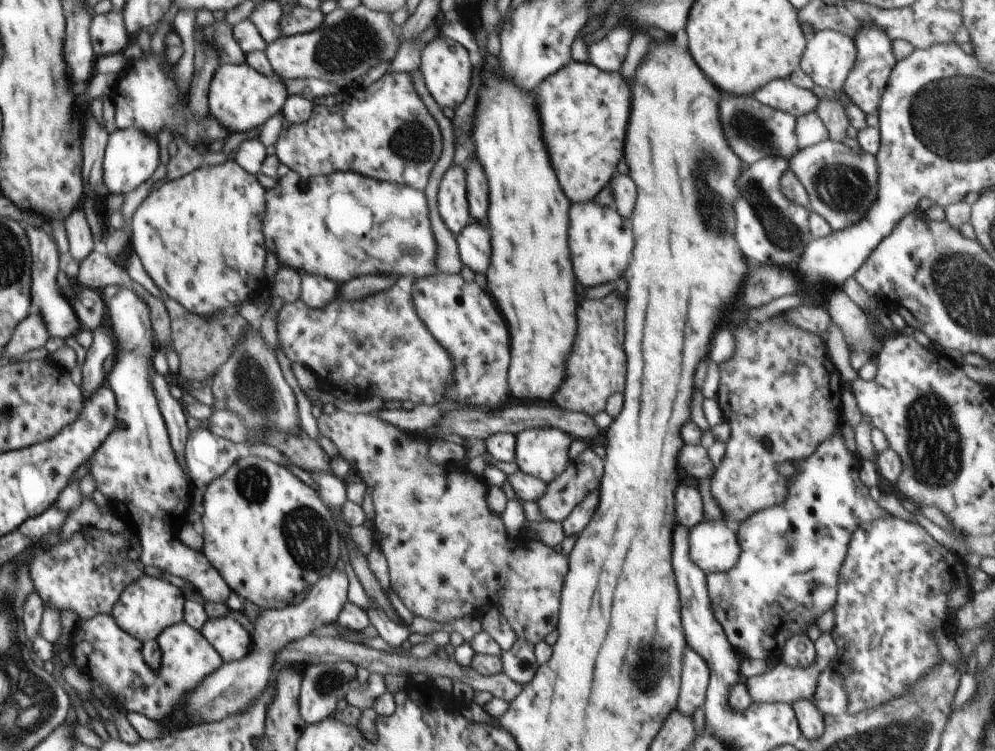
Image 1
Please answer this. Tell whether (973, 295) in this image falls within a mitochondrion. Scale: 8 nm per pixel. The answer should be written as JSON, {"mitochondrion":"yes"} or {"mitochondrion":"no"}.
{"mitochondrion":"yes"}

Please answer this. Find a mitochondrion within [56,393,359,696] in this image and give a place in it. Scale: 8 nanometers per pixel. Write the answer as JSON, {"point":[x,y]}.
{"point":[307,534]}

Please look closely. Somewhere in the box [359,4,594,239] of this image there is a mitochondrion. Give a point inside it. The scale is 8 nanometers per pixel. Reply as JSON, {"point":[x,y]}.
{"point":[412,142]}

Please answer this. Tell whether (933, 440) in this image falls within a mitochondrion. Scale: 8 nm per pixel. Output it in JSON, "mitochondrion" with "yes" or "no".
{"mitochondrion":"yes"}

